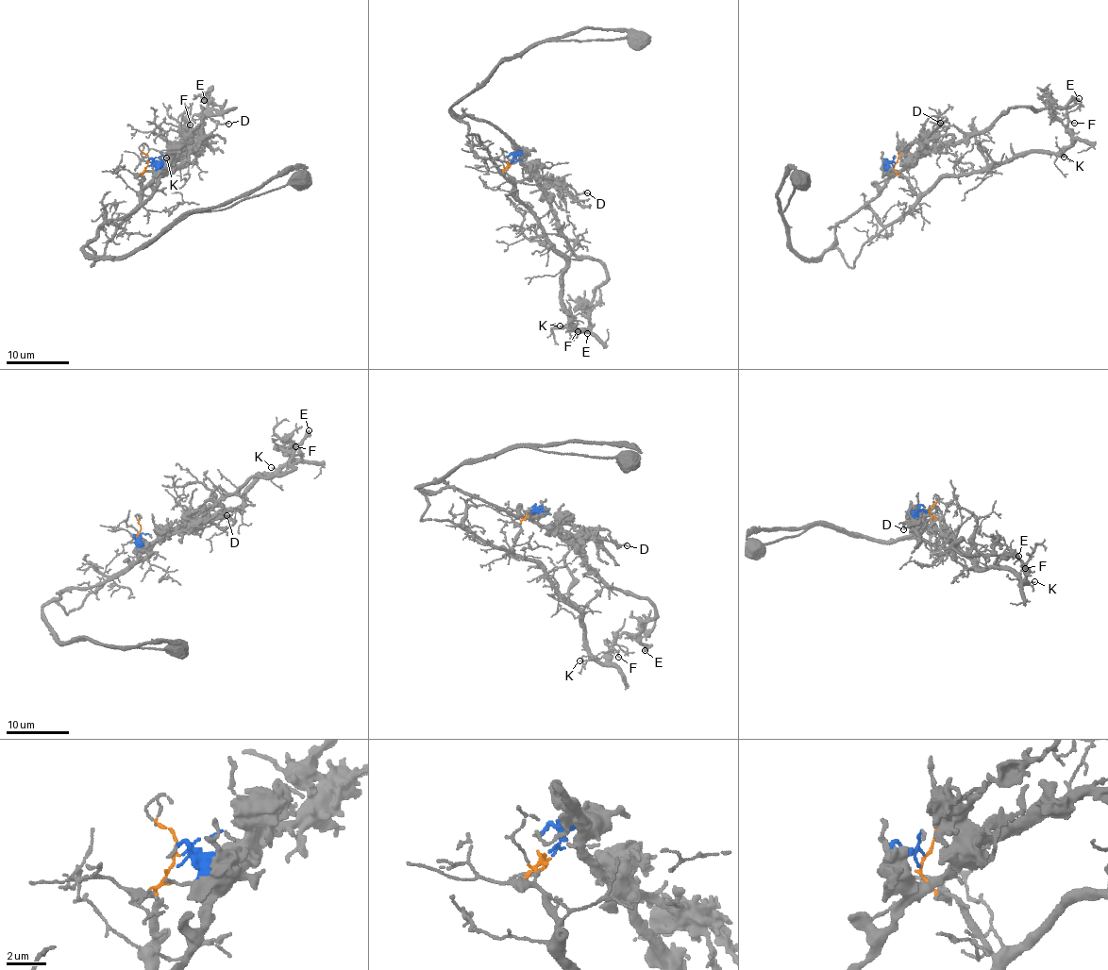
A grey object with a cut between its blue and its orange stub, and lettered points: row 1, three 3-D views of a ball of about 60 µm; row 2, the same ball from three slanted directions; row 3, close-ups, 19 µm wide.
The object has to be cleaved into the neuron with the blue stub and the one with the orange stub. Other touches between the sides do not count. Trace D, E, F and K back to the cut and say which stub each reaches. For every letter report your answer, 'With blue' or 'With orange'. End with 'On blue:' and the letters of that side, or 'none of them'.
D: With blue
E: With blue
F: With orange
K: With orange
On blue: D, E

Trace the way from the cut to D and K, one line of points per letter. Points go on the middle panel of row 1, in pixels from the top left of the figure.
D: (512, 163), (517, 156), (528, 168), (533, 168), (545, 178), (561, 178), (576, 192), (587, 192)
K: (511, 163), (506, 172), (514, 193), (565, 261), (562, 312), (569, 320), (560, 326)

